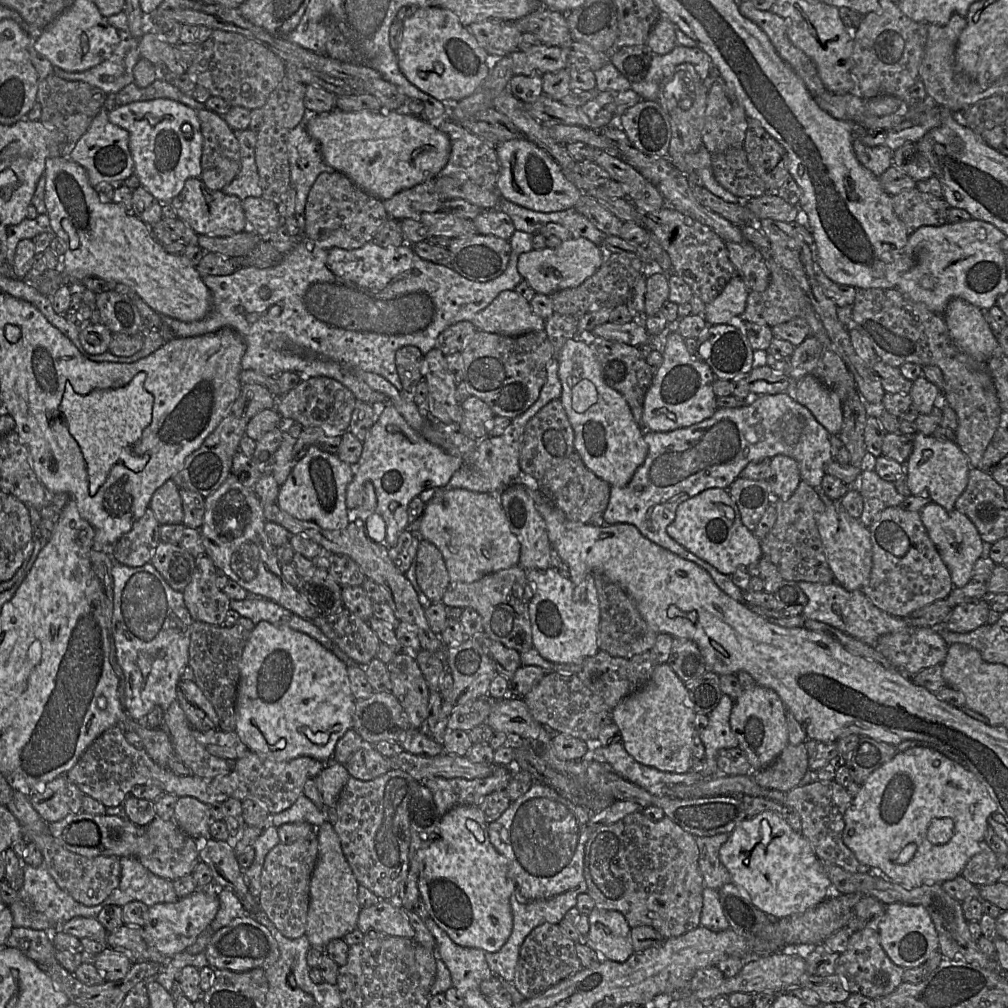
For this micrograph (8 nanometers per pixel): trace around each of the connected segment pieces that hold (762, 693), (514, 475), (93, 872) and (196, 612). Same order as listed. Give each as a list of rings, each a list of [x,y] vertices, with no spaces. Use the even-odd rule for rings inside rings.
[[[759,684],[734,700],[729,722],[753,770],[769,766],[789,744],[786,708],[773,690]]]
[[[554,358],[547,366],[547,380],[541,389],[539,398],[523,414],[511,419],[510,425],[500,436],[487,436],[478,442],[471,458],[451,477],[449,483],[438,489],[463,488],[474,492],[499,494],[502,490],[521,479],[519,465],[520,448],[528,421],[550,401],[559,399],[562,385],[558,376],[558,362]]]
[[[13,789],[11,800],[6,808],[18,820],[22,839],[32,842],[41,851],[46,868],[56,884],[77,902],[86,906],[98,905],[118,887],[121,877],[121,865],[118,857],[85,857],[65,849],[51,835],[48,823],[33,808],[28,796],[19,790]]]
[[[207,555],[195,558],[192,580],[182,592],[193,621],[223,625],[231,599],[216,584],[218,572]]]

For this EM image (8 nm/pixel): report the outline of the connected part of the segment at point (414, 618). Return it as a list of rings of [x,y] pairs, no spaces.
[[[262,503],[262,505],[264,517],[267,521],[284,527],[291,534],[302,535],[315,541],[332,554],[349,557],[360,567],[366,579],[372,579],[381,585],[387,593],[387,604],[391,607],[395,616],[400,621],[408,622],[416,627],[422,649],[436,652],[447,647],[441,637],[431,630],[425,616],[425,607],[420,603],[417,591],[404,573],[392,562],[388,555],[388,549],[370,538],[369,535],[372,535],[372,531],[365,531],[365,528],[360,526],[360,523],[356,520],[350,522],[344,529],[327,530],[314,522],[302,521],[292,517],[279,508],[276,503]]]

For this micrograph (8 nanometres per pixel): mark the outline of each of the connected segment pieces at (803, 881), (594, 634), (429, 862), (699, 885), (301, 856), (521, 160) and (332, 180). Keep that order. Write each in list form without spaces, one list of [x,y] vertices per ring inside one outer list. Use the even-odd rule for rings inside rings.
[[[765,811],[743,820],[720,848],[719,858],[730,873],[732,882],[749,895],[759,910],[775,919],[803,913],[833,893],[832,883],[824,873],[821,862],[808,840],[801,833],[794,831],[776,812]]]
[[[557,569],[527,570],[527,578],[536,588],[536,595],[529,607],[533,648],[543,658],[559,664],[581,664],[586,658],[595,655],[600,650],[598,646],[599,603],[588,602],[587,596],[584,601],[577,600],[574,596],[576,585],[570,578],[561,575]]]
[[[458,805],[447,811],[439,823],[435,840],[427,848],[417,850],[418,889],[429,917],[455,944],[494,953],[502,948],[512,932],[512,883],[508,880],[506,858],[490,842],[488,824],[476,805]]]
[[[640,811],[631,813],[613,824],[602,825],[590,831],[590,836],[585,844],[584,878],[587,884],[586,893],[594,900],[595,907],[603,910],[616,910],[627,920],[631,928],[650,926],[657,930],[665,939],[683,935],[700,926],[700,917],[703,907],[703,890],[705,888],[699,865],[699,850],[696,837],[682,829],[665,816],[659,821],[651,821]]]
[[[312,834],[291,844],[279,843],[265,857],[261,872],[259,904],[275,928],[296,939],[306,933],[310,904],[310,881],[318,859],[318,839]]]
[[[514,139],[495,146],[500,164],[496,190],[518,206],[542,213],[558,212],[573,208],[582,194],[569,181],[557,162],[529,139]]]
[[[338,171],[323,172],[317,177],[307,196],[303,238],[312,240],[317,247],[322,249],[358,249],[371,242],[376,232],[389,218],[383,202],[383,200],[357,187],[344,174]]]

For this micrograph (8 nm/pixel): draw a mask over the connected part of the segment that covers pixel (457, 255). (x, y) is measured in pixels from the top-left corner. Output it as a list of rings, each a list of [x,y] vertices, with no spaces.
[[[492,235],[455,238],[446,248],[451,256],[451,268],[477,282],[487,282],[503,274],[511,254],[509,241]]]

